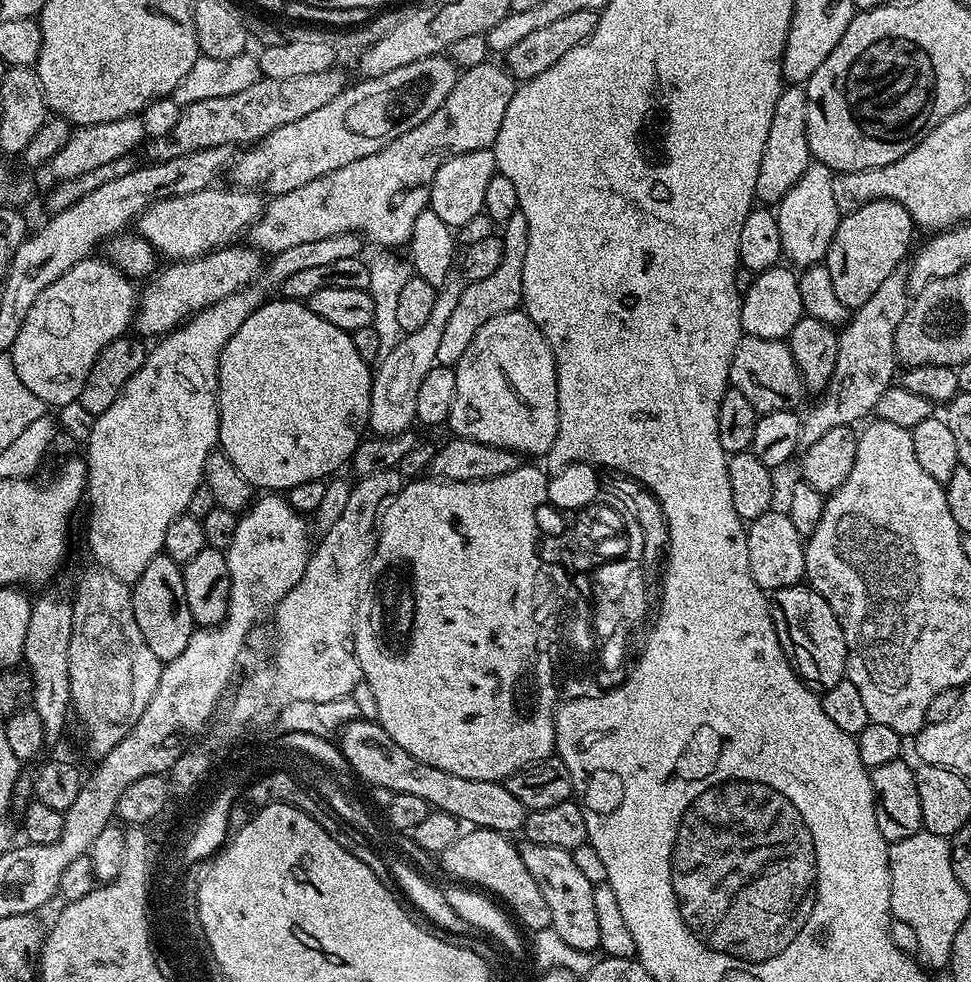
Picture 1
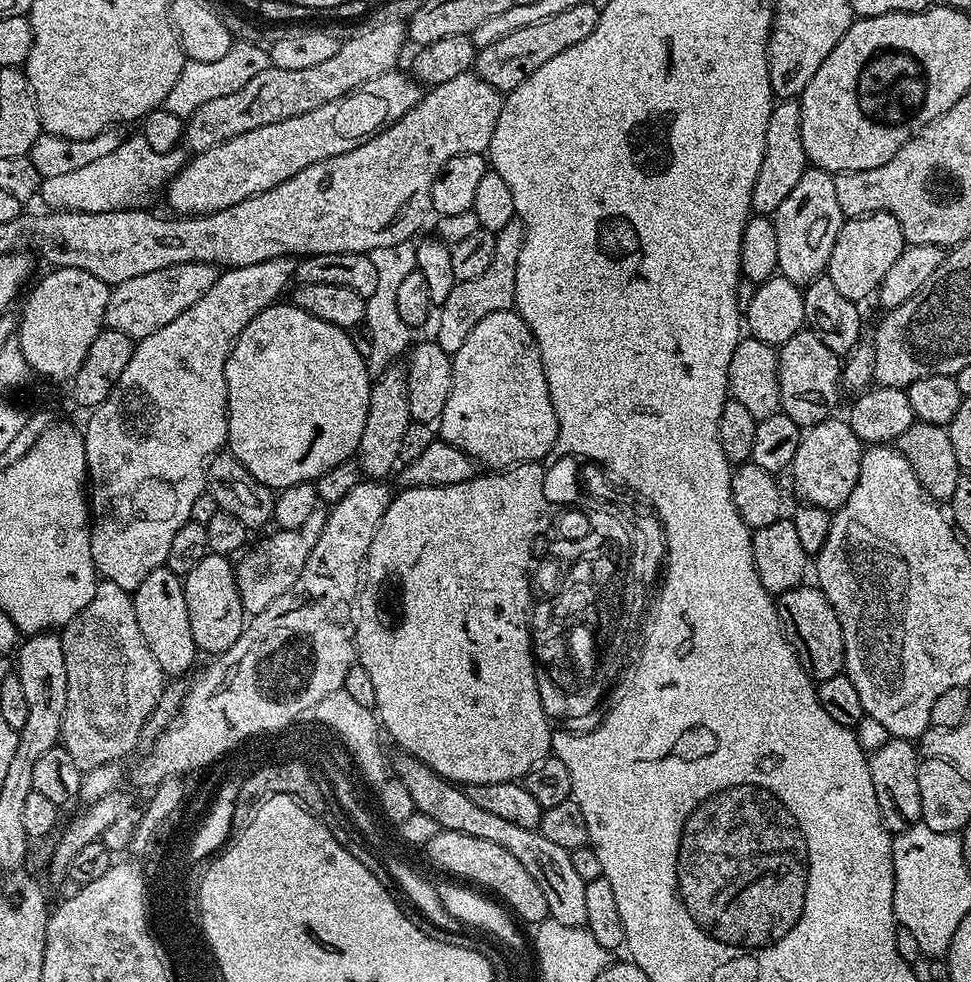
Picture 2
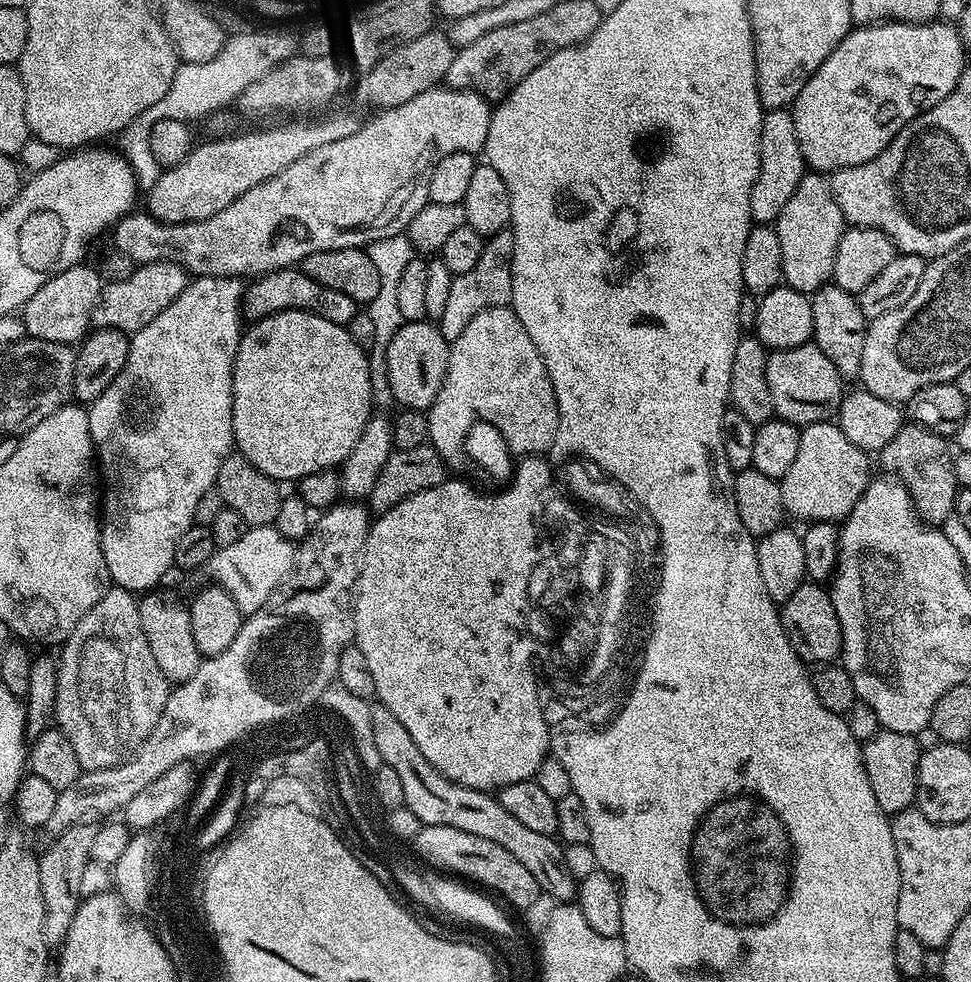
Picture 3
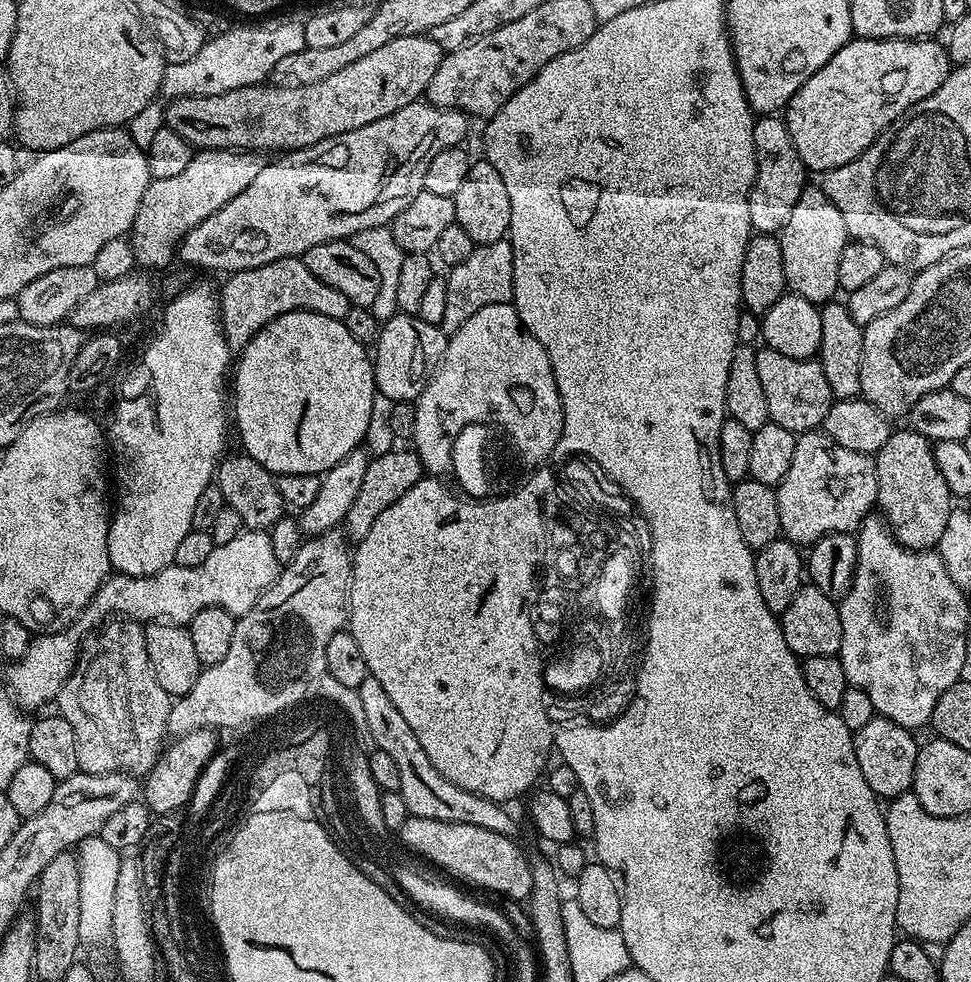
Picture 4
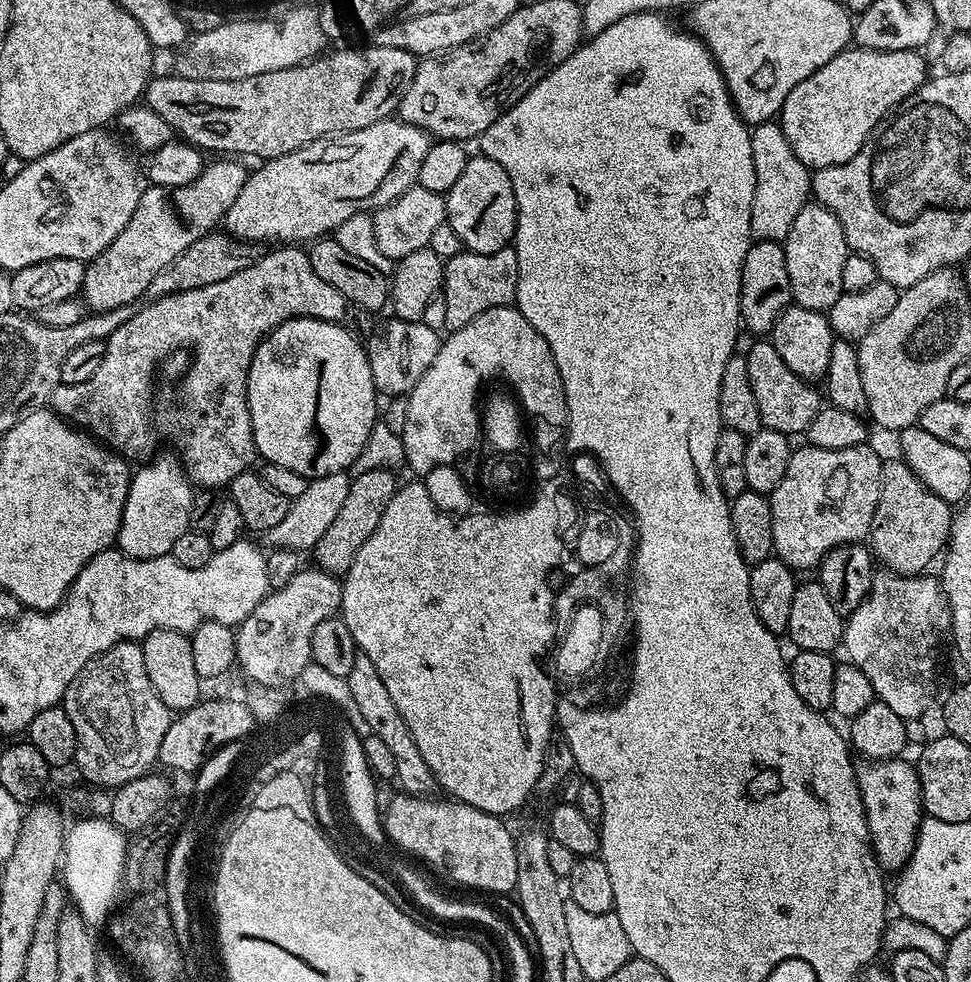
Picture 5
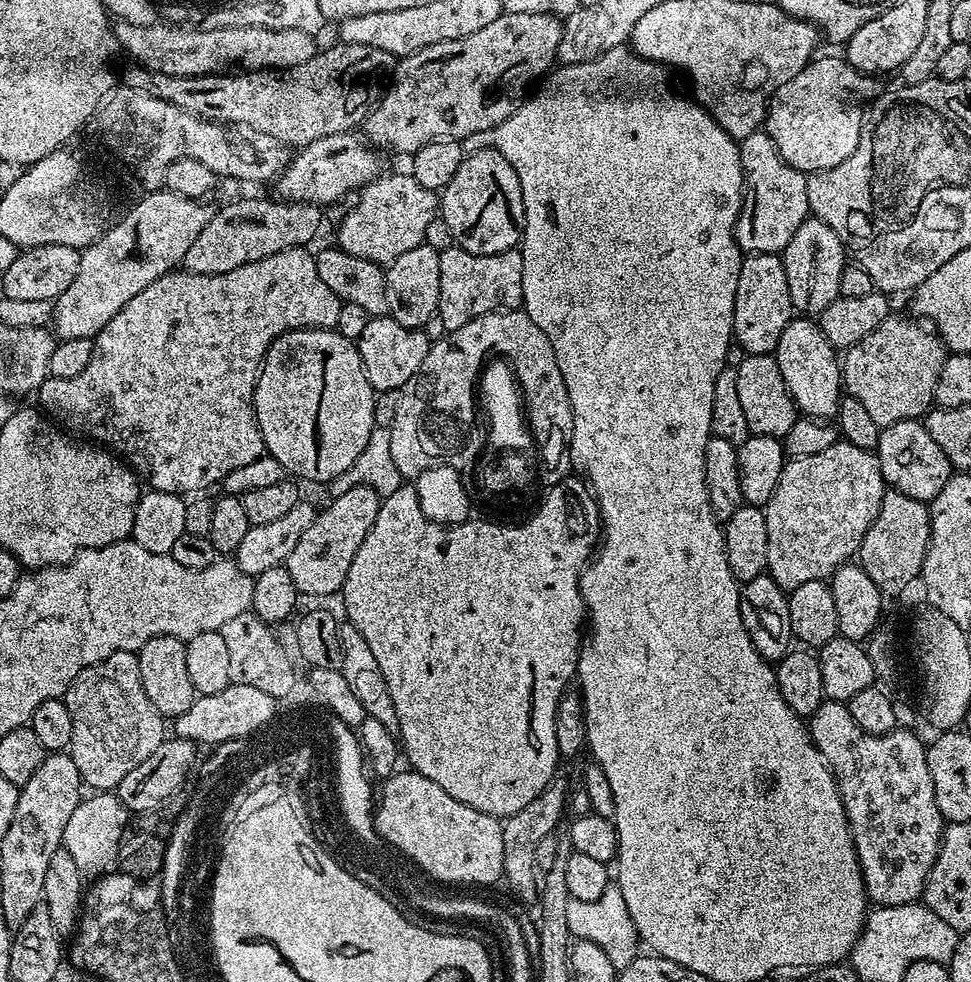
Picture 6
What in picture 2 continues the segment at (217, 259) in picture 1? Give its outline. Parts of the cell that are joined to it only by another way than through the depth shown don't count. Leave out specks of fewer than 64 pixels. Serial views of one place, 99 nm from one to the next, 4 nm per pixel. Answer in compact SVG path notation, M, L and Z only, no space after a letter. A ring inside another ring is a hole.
M193 260L166 266L162 270L150 270L150 274L138 274L138 278L130 278L109 291L105 325L126 334L134 342L146 338L154 334L154 330L162 330L162 326L174 322L182 310L190 310L190 306L194 306L194 302L198 302L198 298L202 298L210 286L214 286L217 275L215 264Z

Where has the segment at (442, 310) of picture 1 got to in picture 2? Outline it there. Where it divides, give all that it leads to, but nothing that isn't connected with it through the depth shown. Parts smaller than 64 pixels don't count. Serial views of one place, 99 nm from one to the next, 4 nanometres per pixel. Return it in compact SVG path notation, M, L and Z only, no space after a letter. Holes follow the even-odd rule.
M398 366L387 369L372 385L370 404L367 407L366 425L358 449L361 473L369 479L385 479L400 460L402 435L412 423L409 414L407 373Z

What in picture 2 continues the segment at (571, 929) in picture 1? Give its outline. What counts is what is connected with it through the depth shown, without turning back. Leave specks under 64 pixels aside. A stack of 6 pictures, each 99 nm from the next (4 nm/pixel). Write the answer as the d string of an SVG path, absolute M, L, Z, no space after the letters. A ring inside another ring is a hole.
M407 754L392 756L390 768L395 779L401 780L406 786L410 798L414 798L416 811L430 814L434 822L445 832L470 834L470 838L482 838L486 842L494 842L494 846L502 846L518 863L523 866L530 878L538 882L542 894L546 894L548 915L565 926L583 928L586 925L586 882L574 870L572 854L555 842L542 838L542 834L535 828L518 826L518 822L509 822L493 814L491 810L482 810L469 798L463 787L457 786L451 780L445 780L430 766L426 766L418 758Z

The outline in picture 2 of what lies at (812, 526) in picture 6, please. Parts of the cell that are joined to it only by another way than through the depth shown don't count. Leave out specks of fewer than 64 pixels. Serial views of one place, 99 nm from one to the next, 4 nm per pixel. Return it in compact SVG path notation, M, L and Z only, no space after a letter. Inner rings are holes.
M836 419L818 422L801 435L790 469L792 484L801 496L799 499L803 503L829 510L841 508L846 498L850 498L850 493L858 482L858 470L866 451L854 430L850 430L847 419Z

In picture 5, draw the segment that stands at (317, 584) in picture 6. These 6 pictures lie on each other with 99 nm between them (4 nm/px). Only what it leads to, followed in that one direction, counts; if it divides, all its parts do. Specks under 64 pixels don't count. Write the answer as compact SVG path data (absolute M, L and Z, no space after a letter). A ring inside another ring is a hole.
M379 468L378 470L366 470L366 474L355 477L349 483L348 497L342 506L342 510L334 522L330 522L330 528L322 534L322 538L317 542L314 555L315 567L323 568L325 572L331 572L333 576L343 577L345 572L350 570L354 562L354 554L374 534L378 522L385 512L386 506L390 506L390 498L394 498L398 487L397 473L390 468Z

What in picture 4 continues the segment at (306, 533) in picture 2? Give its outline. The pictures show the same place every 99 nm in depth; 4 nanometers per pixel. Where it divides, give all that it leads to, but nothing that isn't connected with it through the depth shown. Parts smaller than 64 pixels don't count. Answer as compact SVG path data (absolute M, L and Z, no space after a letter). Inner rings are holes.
M245 530L231 542L215 545L210 558L206 558L202 566L178 566L174 563L169 568L158 570L158 574L149 576L109 575L71 628L37 635L30 640L26 654L7 665L9 668L4 672L7 691L24 710L36 708L47 700L55 701L66 678L70 678L76 663L82 658L80 639L99 629L109 618L117 616L137 622L167 622L187 626L198 610L207 608L221 608L239 618L254 607L281 571L278 558L274 558L274 546L270 546L268 532Z

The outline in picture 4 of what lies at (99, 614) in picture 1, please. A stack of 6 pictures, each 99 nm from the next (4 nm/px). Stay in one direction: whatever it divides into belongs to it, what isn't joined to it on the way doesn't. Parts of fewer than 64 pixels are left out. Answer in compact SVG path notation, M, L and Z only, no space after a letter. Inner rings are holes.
M113 619L91 640L92 653L76 663L76 669L66 678L58 697L59 715L74 726L78 766L82 772L99 776L127 772L143 778L165 747L173 697L168 696L166 690L158 686L158 678L154 678L150 654L146 654L144 628L137 621Z

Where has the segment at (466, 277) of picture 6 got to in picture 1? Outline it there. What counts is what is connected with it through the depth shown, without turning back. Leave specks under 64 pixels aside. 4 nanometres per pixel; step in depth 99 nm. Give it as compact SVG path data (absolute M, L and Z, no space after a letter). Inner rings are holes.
M515 212L510 214L508 220L503 221L502 239L504 249L502 250L502 262L490 274L481 280L470 280L464 284L458 306L451 312L447 319L446 328L442 332L439 341L436 363L442 368L455 368L456 363L466 354L474 334L490 318L498 318L498 314L517 311L523 305L522 298L522 266L526 262L526 238L530 238L530 226L526 222L526 214Z

